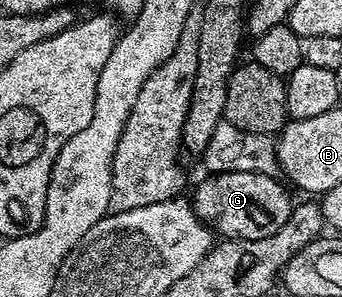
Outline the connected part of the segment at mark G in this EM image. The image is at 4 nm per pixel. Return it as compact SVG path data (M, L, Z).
M230 171L220 175L211 173L195 187L195 196L190 196L189 202L195 209L195 215L205 224L210 224L220 236L228 239L248 239L257 241L261 237L273 237L285 221L289 221L293 210L291 195L278 183L275 175L262 175L252 171Z

